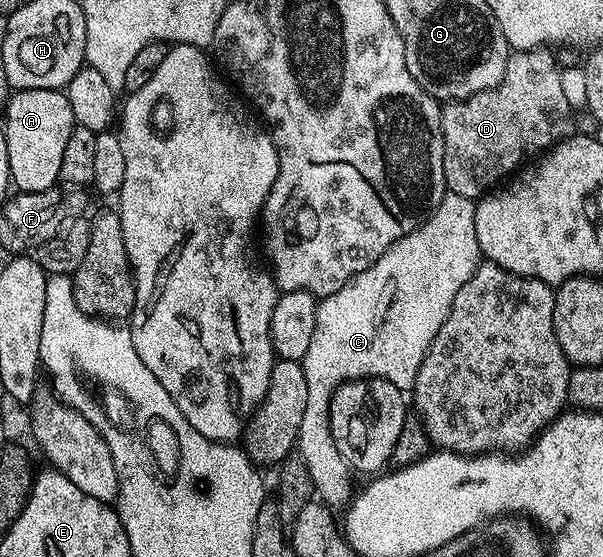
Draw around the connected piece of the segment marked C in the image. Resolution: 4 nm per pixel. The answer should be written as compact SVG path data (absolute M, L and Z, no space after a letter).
M446 191L445 197L432 214L411 234L399 238L370 268L351 278L335 294L324 297L318 303L315 314L315 334L311 336L311 346L301 359L303 375L307 378L307 407L303 413L303 423L299 425L299 434L295 445L301 460L310 471L316 488L316 495L330 509L341 510L352 501L354 473L349 464L339 454L335 438L331 438L329 425L329 403L340 384L347 380L386 380L391 382L403 394L415 386L415 378L435 334L443 326L449 313L455 294L475 274L477 265L483 257L479 242L475 238L476 203L463 194Z

